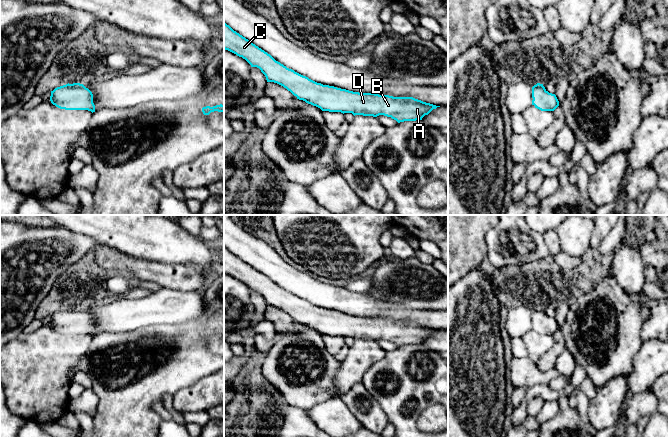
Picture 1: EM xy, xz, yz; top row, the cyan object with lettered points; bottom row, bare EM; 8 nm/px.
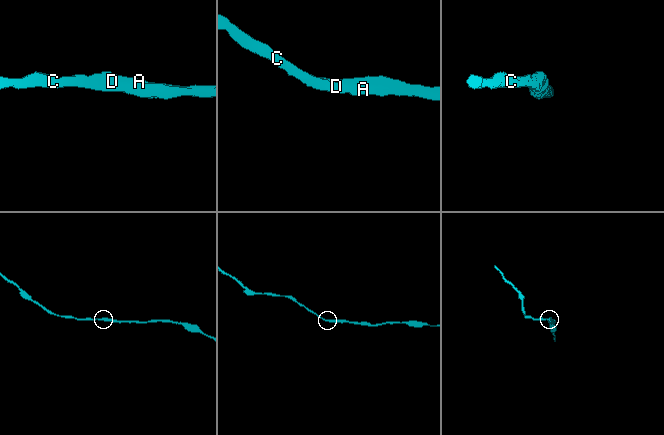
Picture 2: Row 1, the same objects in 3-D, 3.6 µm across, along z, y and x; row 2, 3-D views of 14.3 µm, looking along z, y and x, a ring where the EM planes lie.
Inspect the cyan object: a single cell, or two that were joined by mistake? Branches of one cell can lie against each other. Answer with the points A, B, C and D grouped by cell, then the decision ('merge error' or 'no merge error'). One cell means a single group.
groups A B C D; no merge error

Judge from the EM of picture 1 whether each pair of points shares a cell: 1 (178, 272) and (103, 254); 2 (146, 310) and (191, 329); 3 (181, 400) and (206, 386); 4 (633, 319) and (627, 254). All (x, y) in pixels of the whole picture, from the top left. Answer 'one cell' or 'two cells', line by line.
1: one cell
2: two cells
3: one cell
4: two cells

